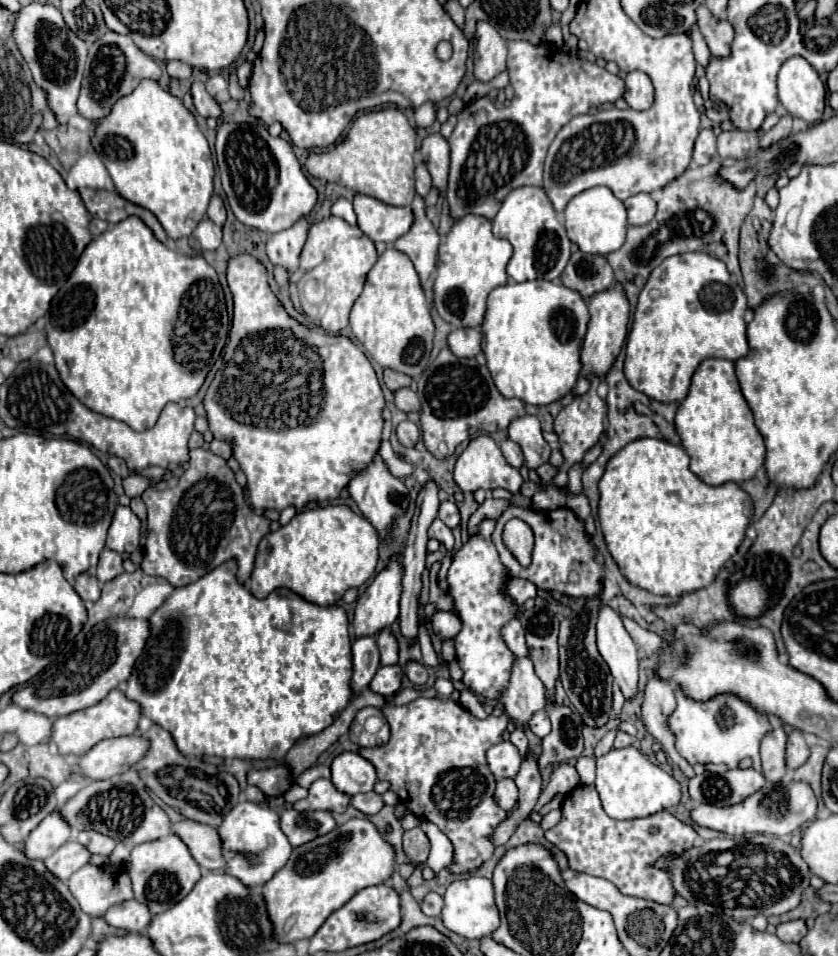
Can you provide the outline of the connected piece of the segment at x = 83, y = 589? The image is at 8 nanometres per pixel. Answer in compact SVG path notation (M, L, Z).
M81 573L77 577L77 583L75 583L75 591L79 593L79 597L83 601L97 601L99 595L101 595L101 585L99 585L99 579L95 575L89 575L89 573Z

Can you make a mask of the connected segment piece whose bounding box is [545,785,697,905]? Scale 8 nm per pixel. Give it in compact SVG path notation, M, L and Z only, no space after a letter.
M579 785L563 801L563 817L557 827L545 831L545 837L569 857L569 867L611 881L623 895L651 899L669 905L675 897L671 875L653 867L655 859L665 853L683 853L693 847L697 833L691 825L681 823L675 815L661 811L643 819L617 821L611 819L599 801L595 785Z

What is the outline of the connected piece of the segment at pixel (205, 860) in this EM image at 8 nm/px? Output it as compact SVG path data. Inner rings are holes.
M185 819L181 823L175 823L173 831L183 839L183 843L189 847L191 855L203 869L225 869L225 857L221 853L221 835L217 835L217 827Z

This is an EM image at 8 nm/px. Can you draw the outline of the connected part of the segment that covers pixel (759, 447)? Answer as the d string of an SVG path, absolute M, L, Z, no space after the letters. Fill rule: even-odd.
M705 359L697 367L697 371L693 375L693 383L689 387L689 393L681 401L679 411L675 415L675 429L681 437L685 451L691 457L691 471L707 485L723 485L729 481L743 483L747 479L753 479L755 473L763 467L765 443L753 423L753 413L751 413L751 409L741 393L741 387L737 383L735 365L727 359Z

